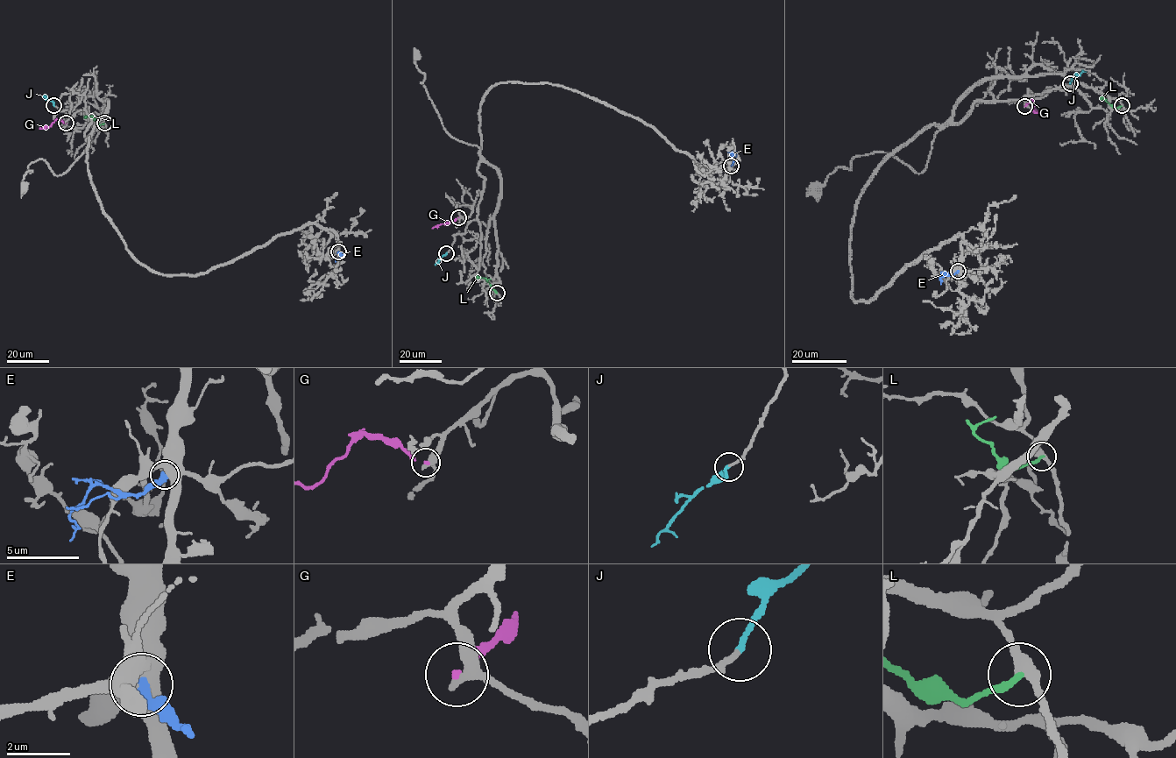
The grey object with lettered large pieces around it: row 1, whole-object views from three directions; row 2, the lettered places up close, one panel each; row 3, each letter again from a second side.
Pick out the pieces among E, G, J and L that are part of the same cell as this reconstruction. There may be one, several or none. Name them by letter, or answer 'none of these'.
J

